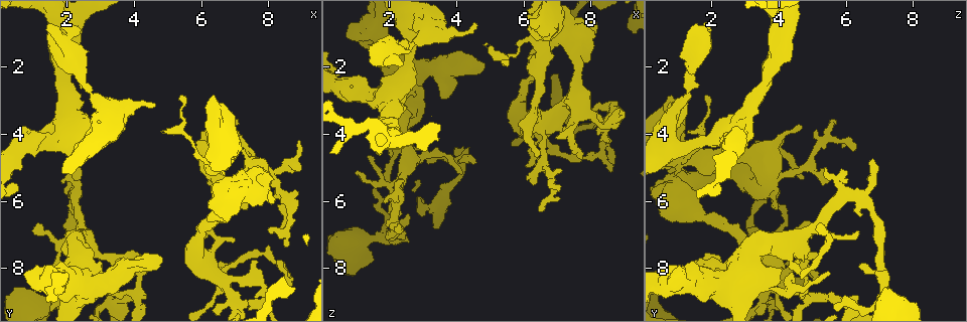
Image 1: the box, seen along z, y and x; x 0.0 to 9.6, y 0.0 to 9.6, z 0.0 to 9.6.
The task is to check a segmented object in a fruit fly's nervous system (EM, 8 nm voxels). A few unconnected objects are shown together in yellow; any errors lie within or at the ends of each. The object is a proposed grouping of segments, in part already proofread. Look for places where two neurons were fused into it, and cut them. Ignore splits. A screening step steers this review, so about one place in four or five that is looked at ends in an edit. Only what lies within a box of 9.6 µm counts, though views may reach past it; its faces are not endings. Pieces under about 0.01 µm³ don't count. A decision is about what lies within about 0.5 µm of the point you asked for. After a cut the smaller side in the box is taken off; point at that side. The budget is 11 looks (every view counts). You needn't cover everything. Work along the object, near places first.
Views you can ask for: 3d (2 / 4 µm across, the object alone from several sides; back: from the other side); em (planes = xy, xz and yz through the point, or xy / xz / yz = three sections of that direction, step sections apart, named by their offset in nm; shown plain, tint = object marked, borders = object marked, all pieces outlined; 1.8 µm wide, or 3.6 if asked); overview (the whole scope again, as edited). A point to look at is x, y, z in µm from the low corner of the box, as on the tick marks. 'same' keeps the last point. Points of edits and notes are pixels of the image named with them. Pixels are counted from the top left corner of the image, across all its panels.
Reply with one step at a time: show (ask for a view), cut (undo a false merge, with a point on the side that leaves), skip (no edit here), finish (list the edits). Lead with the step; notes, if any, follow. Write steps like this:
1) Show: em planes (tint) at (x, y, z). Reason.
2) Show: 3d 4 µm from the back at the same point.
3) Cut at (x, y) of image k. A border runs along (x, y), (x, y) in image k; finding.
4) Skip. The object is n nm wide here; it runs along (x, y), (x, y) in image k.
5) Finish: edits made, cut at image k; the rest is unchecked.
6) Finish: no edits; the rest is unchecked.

Show: em planes (plain) at (2.45, 7.30, 4.30). Calibre changes.

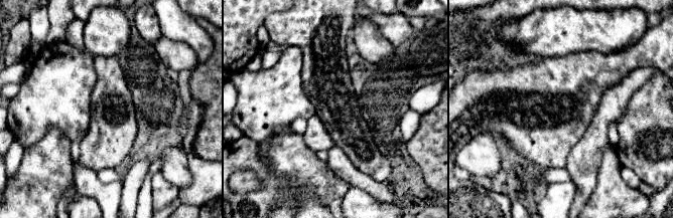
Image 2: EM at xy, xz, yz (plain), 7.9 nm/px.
Show: em planes (tint) at the same point. Where the object lies.

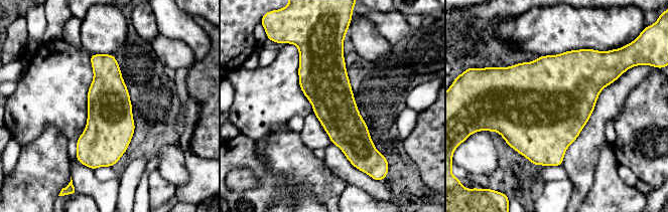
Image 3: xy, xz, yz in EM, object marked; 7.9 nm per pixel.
Skip. One neuron here.

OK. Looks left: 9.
Show: em xz step 8 (tint) at (1.00, 4.25, 2.50). Arms part here.

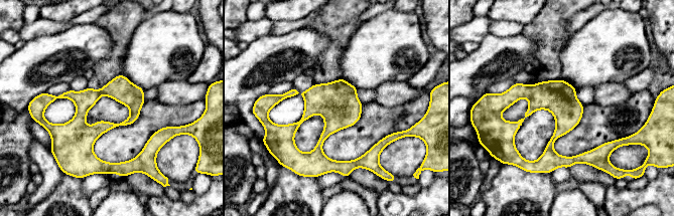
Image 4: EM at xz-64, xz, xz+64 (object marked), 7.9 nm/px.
Show: em planes (tint) at the same point.

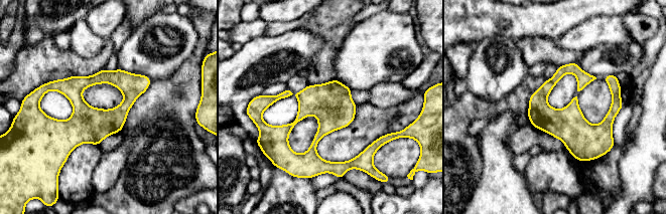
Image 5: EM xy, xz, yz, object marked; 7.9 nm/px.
Skip. It runs along (148, 81), (96, 78), (48, 87) in image 5; one neuron here.

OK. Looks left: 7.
Show: 3d 4 µm at (3.30, 3.85, 0.65). Branch point.

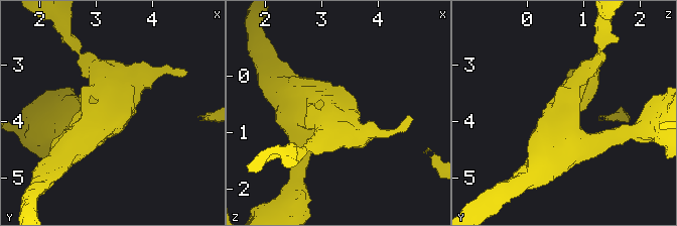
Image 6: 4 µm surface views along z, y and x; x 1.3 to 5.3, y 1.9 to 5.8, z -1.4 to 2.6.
Show: em 3.6 µm xz step 4 (tint) at (3.30, 3.90, 0.60). 3 arms meet here; the arms are 320, 360, 400 nm wide.

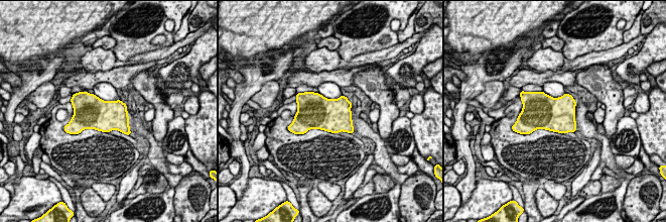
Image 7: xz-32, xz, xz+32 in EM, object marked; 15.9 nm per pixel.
Skip. One neuron here.

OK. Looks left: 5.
Show: em xz step 16 (tint) at (8.45, 5.85, 3.55). Three arms meet.

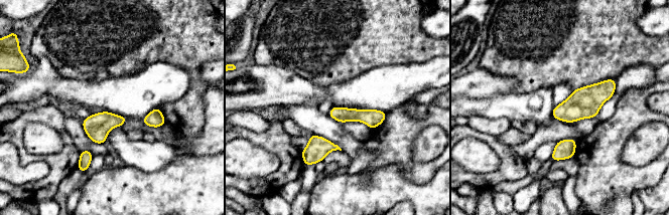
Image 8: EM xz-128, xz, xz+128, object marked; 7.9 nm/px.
Show: em planes (borders) at the same point.

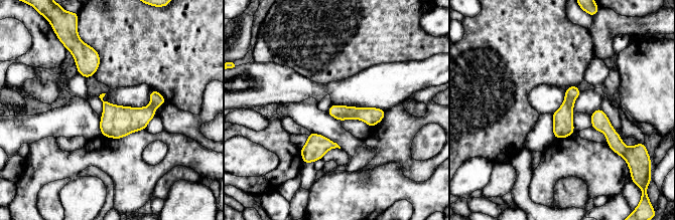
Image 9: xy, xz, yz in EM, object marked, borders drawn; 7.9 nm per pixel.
Skip. It runs along (330, 111), (382, 115) in image 9; one neuron here.

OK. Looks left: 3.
Finish: no edits; the rest is unchecked.

